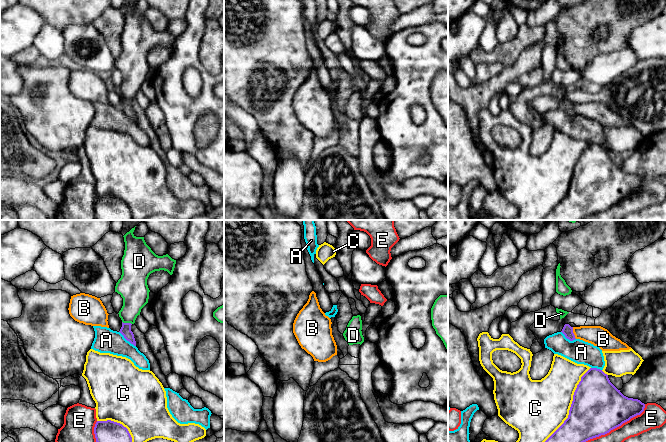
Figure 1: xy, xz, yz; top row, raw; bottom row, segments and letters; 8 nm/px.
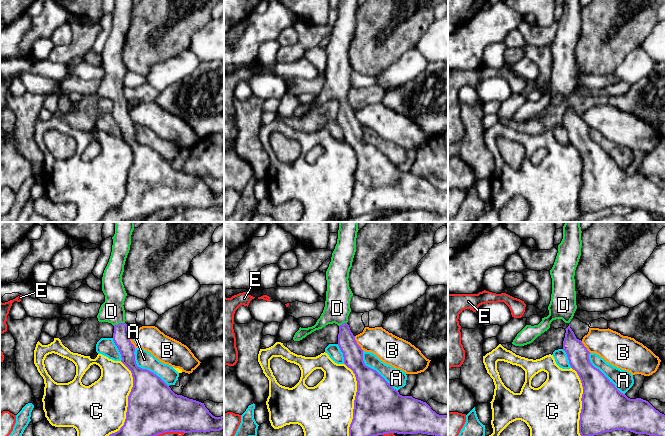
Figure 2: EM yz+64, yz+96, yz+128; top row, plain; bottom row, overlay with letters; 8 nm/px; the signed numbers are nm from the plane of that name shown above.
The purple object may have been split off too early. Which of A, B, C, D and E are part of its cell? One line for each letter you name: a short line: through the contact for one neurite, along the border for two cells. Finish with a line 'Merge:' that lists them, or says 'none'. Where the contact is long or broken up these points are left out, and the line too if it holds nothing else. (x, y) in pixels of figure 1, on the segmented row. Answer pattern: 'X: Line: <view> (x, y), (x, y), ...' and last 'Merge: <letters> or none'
D: Line: xy (125, 330), (127, 323), (135, 293)
Merge: D

